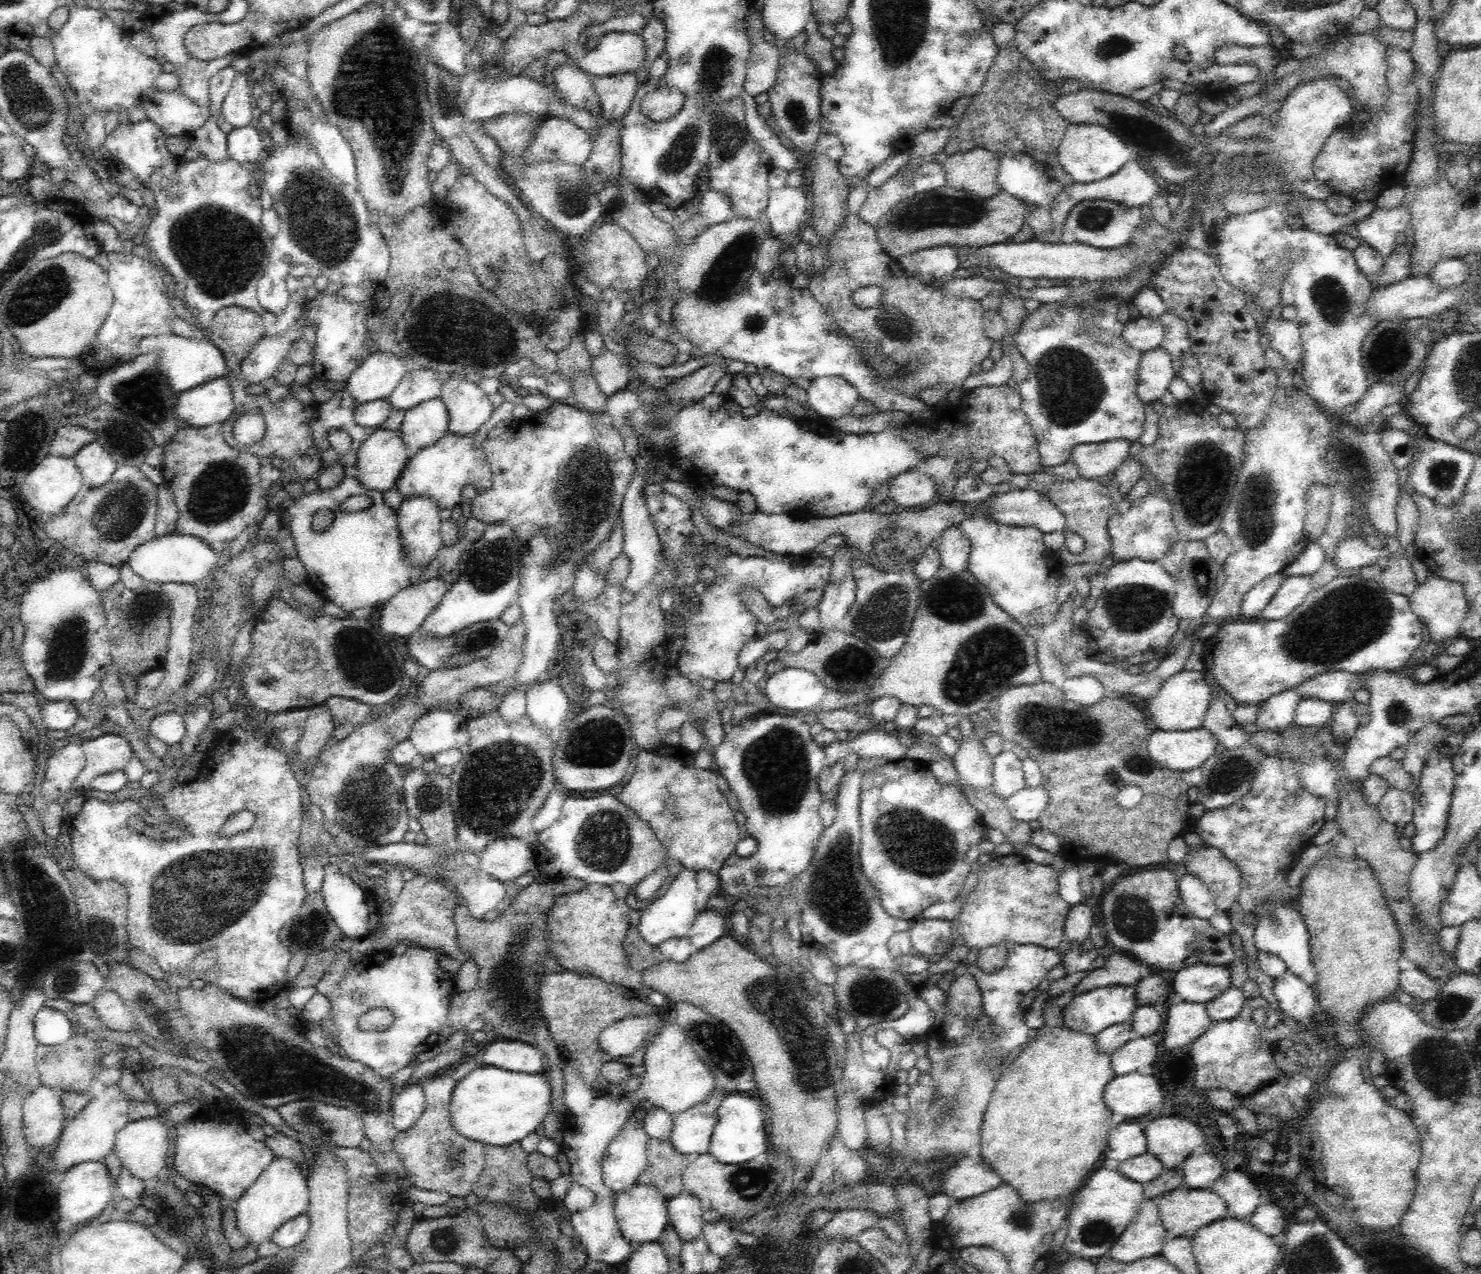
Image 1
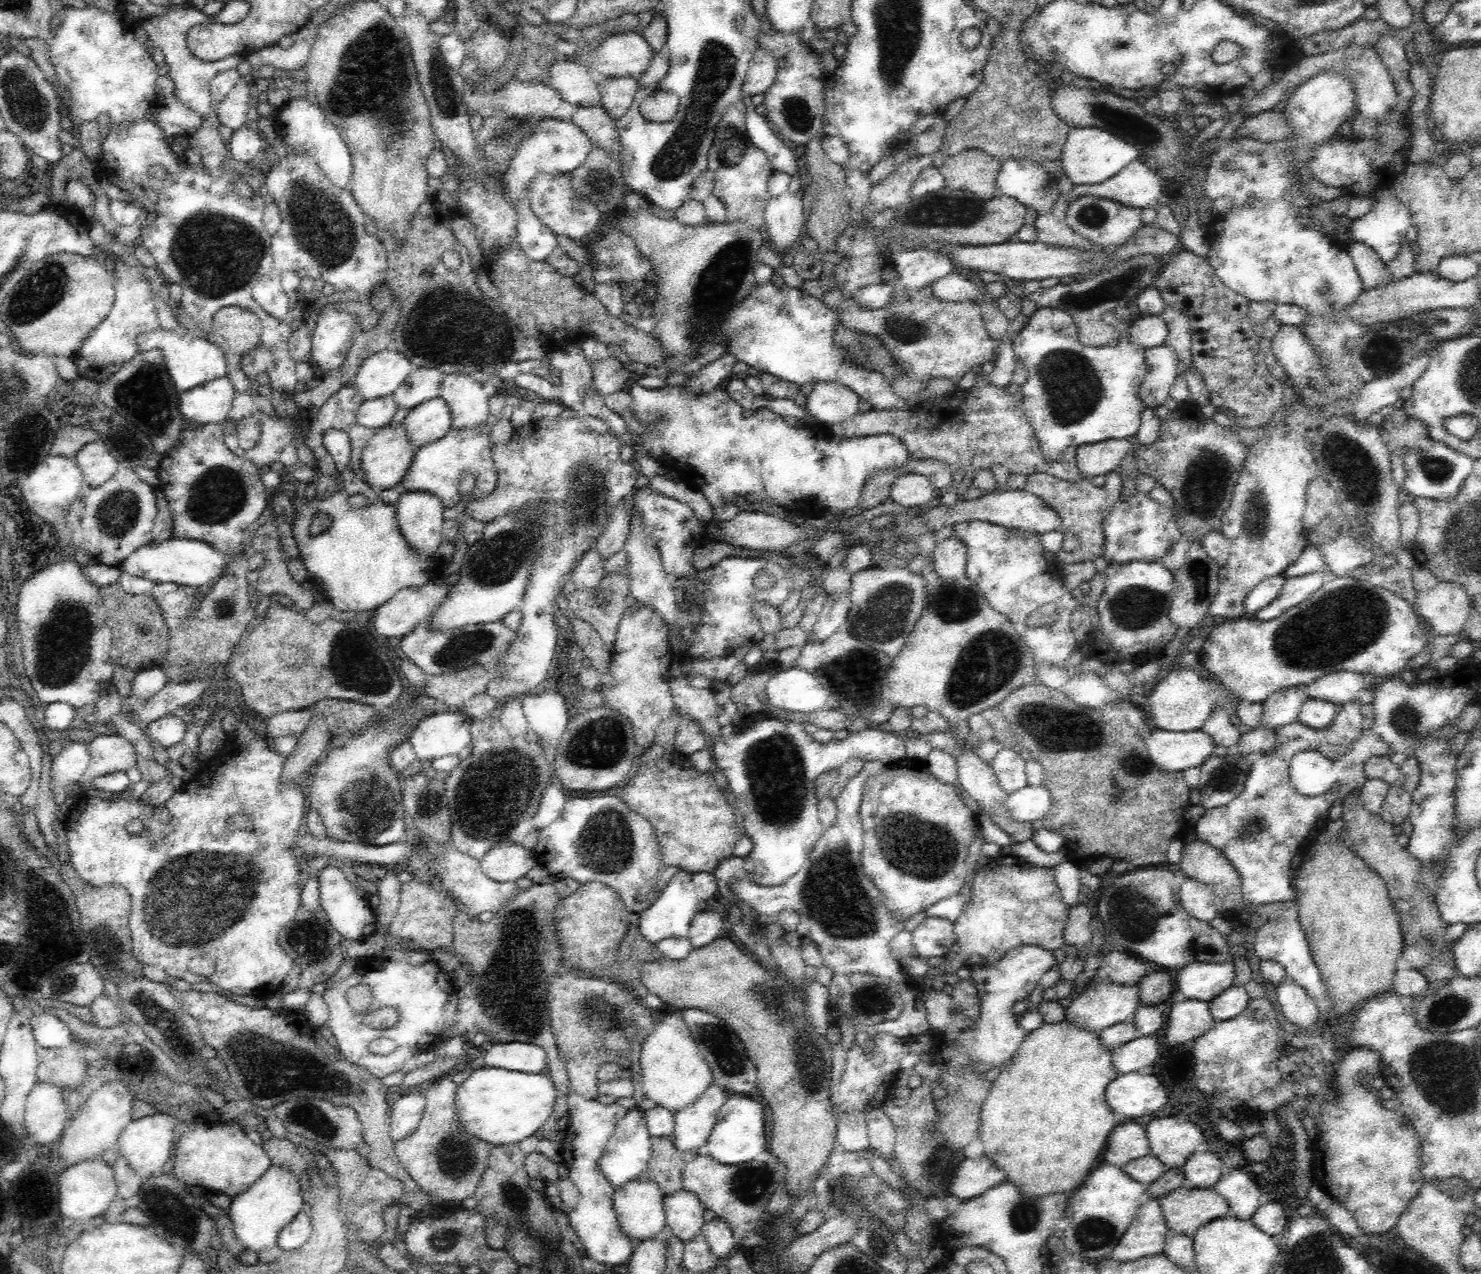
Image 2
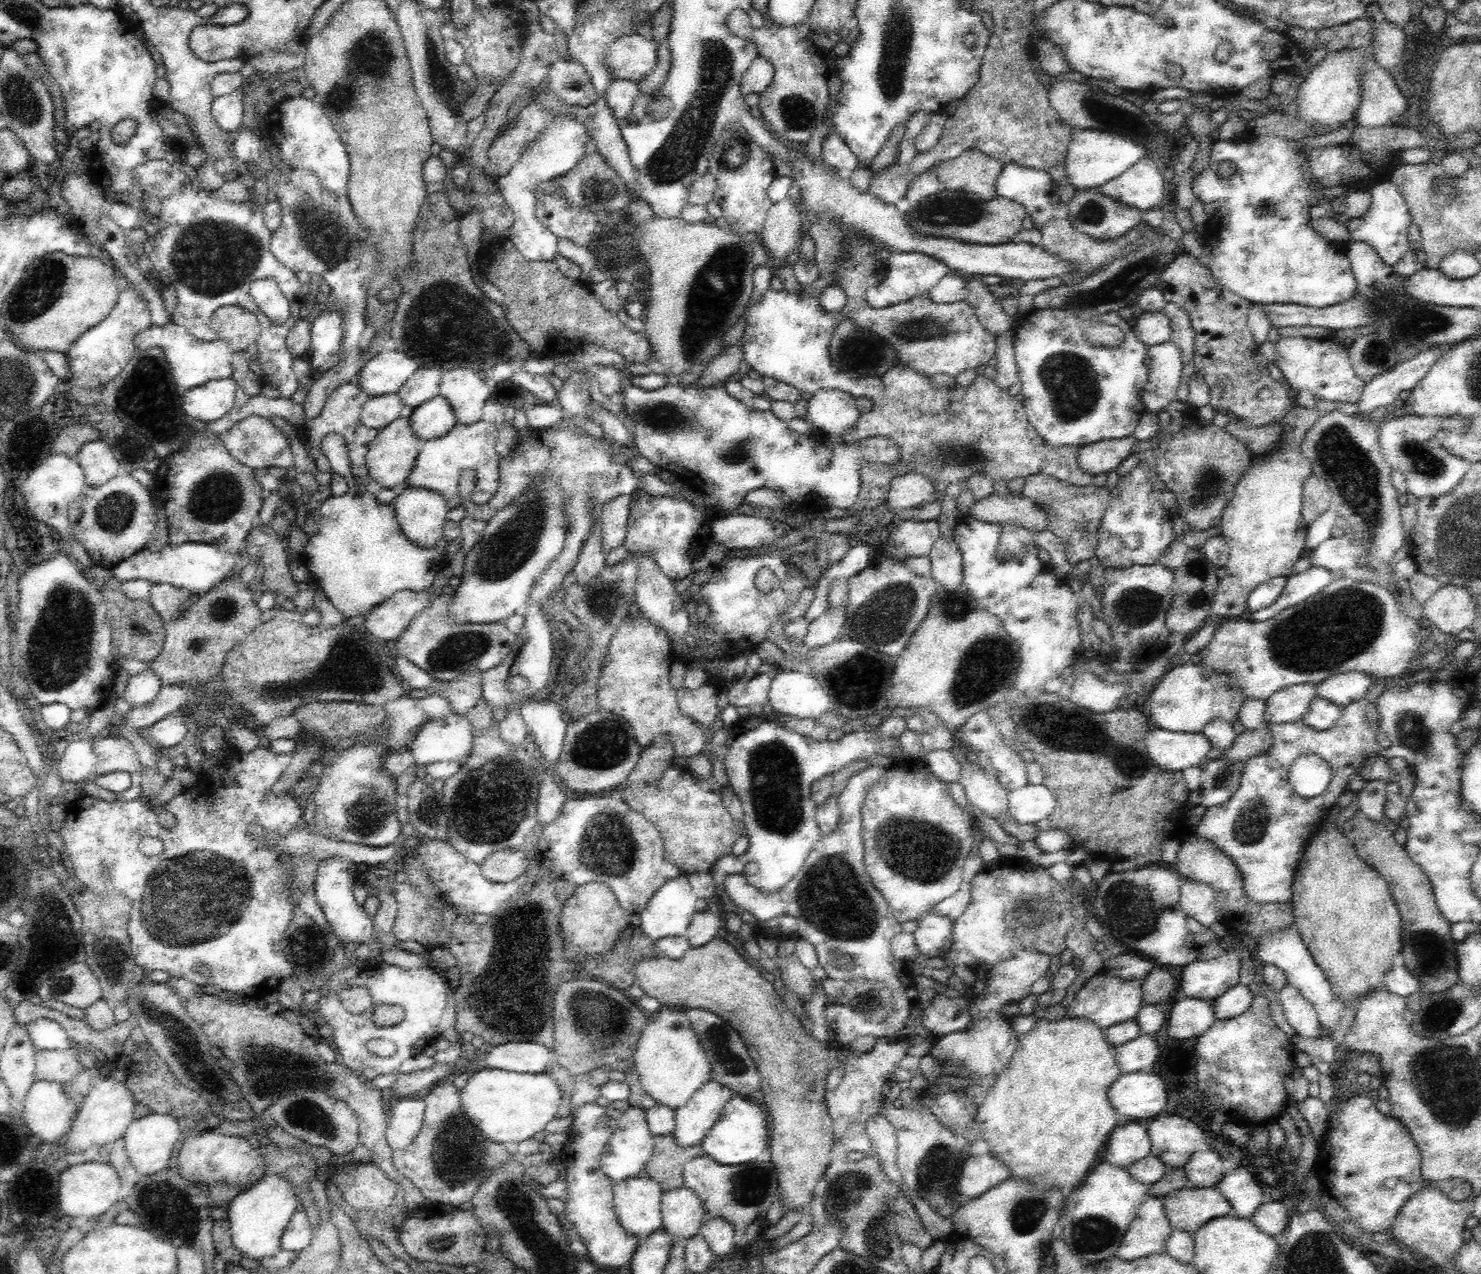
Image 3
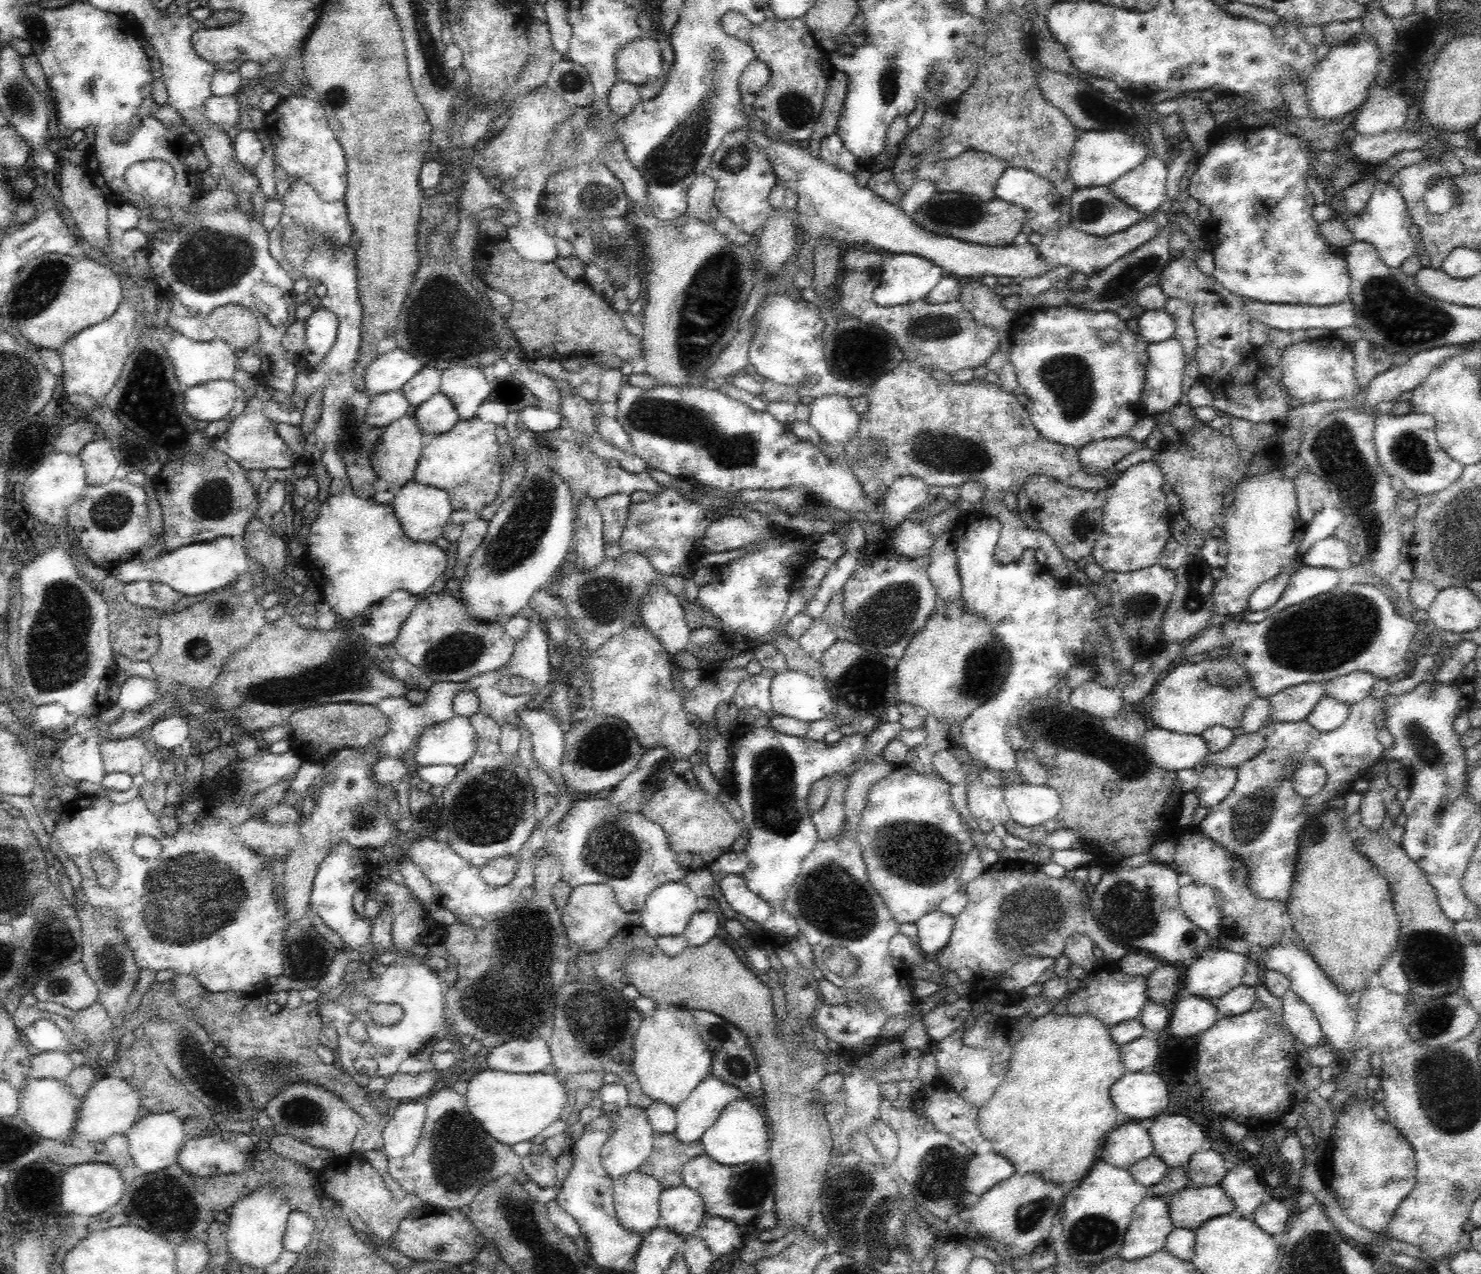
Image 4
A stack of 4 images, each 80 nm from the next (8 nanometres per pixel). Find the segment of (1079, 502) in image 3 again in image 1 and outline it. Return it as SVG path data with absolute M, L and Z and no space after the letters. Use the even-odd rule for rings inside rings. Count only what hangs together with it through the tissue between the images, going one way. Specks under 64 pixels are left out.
M1034 473L1030 475L1030 489L1044 494L1052 501L1065 516L1064 534L1072 532L1082 536L1085 548L1081 553L1070 553L1062 546L1057 553L1057 560L1062 566L1080 563L1100 563L1111 554L1112 539L1108 532L1108 521L1113 513L1110 507L1111 487L1103 486L1098 479L1088 480L1078 476L1070 482L1060 482L1054 475Z

